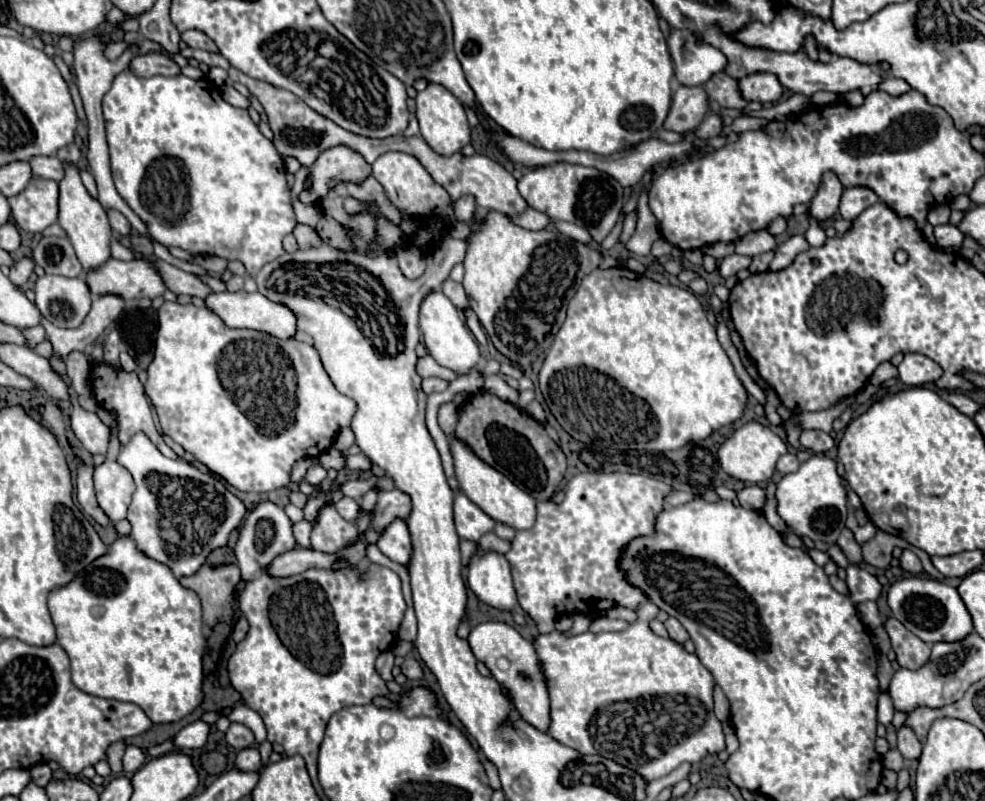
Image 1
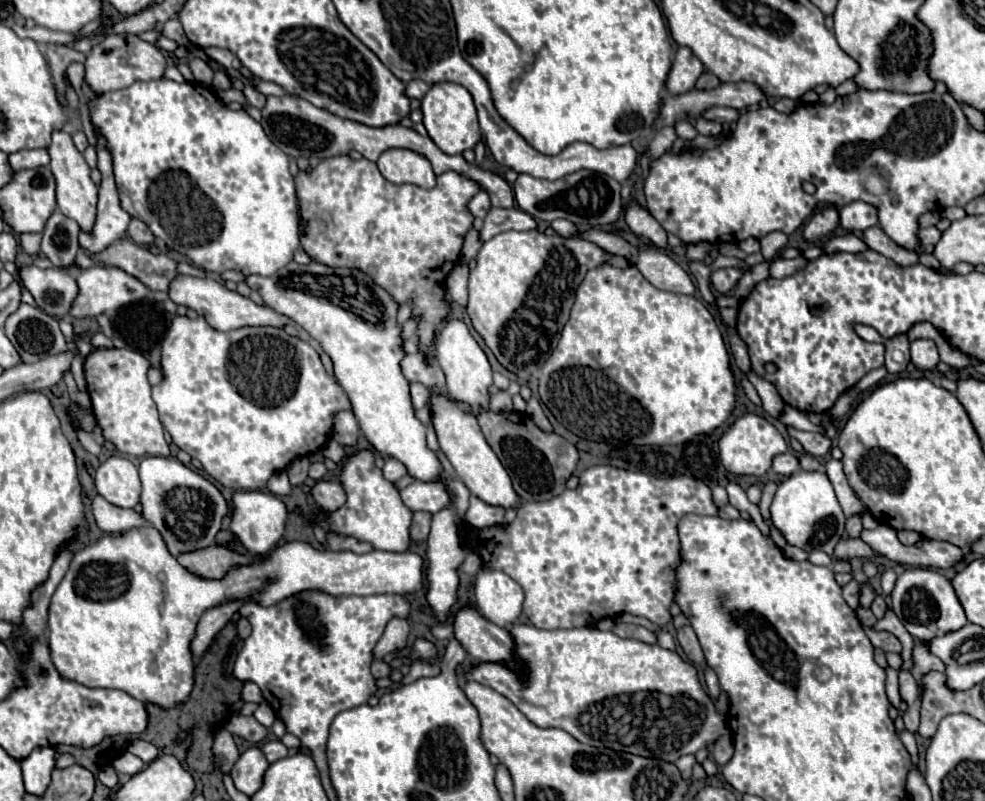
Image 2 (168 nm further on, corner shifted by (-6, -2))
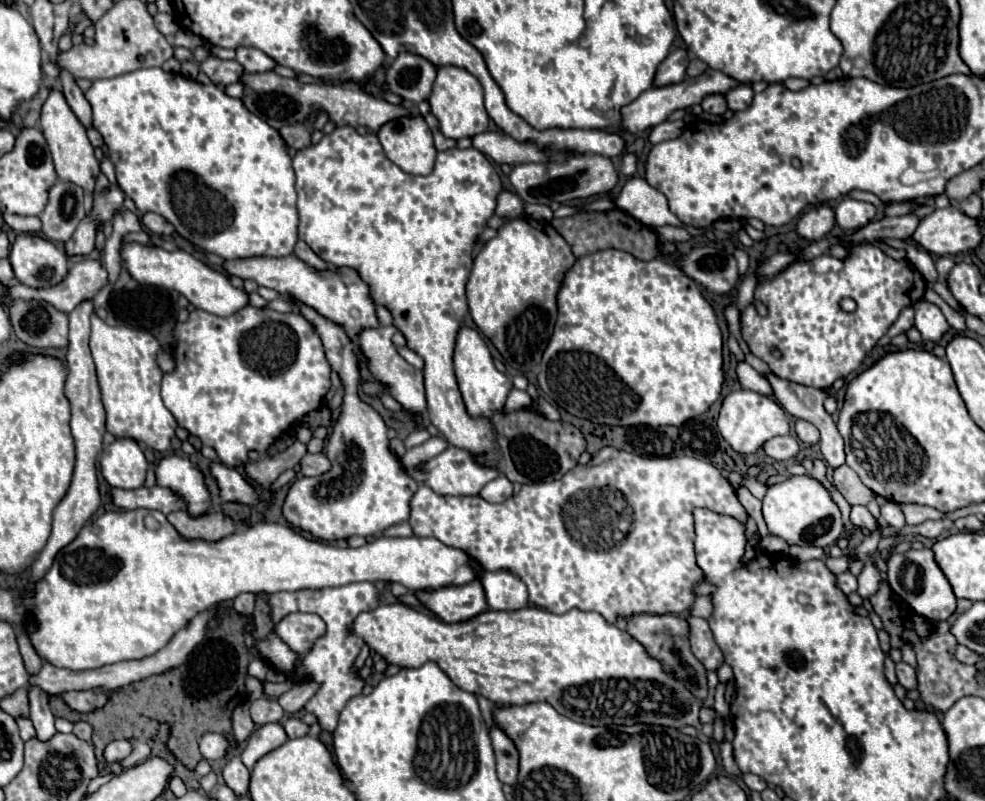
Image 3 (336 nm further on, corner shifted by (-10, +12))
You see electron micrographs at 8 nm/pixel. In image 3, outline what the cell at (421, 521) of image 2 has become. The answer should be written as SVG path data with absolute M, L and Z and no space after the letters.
M605 446L601 448L589 464L585 466L575 466L571 472L567 472L563 478L553 480L553 482L543 482L543 484L525 484L519 494L513 494L511 498L507 498L501 504L491 504L487 500L483 500L479 494L475 496L441 496L437 492L433 492L429 486L419 486L419 490L413 494L411 498L411 518L409 524L413 528L413 534L423 538L423 536L433 536L437 540L441 540L447 546L453 548L461 548L465 550L483 570L489 572L497 572L497 570L507 570L515 576L519 576L527 590L529 590L529 602L545 608L553 614L563 614L571 608L579 608L579 610L593 610L599 612L609 624L615 624L619 618L629 618L635 614L683 614L685 610L689 610L695 602L695 588L703 582L703 570L697 566L695 560L695 548L693 548L693 538L695 538L695 530L693 530L693 510L695 508L707 508L711 512L717 514L725 514L731 516L739 522L747 522L749 514L747 510L741 506L741 502L737 500L735 488L729 484L727 478L721 476L721 472L703 460L691 458L691 456L675 456L675 458L643 458L625 450L617 450L613 446Z

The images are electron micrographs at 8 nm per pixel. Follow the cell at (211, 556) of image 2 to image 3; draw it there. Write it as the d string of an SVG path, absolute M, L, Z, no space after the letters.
M177 510L177 512L167 514L167 520L185 538L221 540L223 536L229 536L235 532L233 520L217 510L209 510L203 516L189 516L187 510Z

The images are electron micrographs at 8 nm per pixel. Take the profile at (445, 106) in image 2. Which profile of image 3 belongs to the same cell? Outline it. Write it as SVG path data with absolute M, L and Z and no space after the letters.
M441 66L437 70L437 78L433 84L429 104L431 104L431 112L439 120L439 130L447 138L453 138L453 140L459 140L465 136L471 138L479 132L485 132L489 126L489 116L483 106L483 88L481 88L479 80L463 68Z

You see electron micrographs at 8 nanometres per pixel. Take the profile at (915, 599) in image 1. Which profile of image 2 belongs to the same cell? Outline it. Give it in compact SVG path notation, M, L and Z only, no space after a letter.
M911 568L905 570L893 588L891 594L893 610L913 638L933 640L947 632L955 632L967 624L965 610L951 586L951 582L931 568Z

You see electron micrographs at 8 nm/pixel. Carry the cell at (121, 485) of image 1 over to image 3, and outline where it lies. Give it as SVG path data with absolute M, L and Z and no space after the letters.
M131 438L115 440L101 454L101 474L113 488L141 488L147 466L143 450Z

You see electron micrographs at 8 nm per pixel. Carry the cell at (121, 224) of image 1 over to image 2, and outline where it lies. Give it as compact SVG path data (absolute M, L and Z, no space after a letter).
M131 218L129 226L127 226L127 236L139 246L149 246L153 242L153 238L155 238L151 234L151 230L143 222L139 222L137 218Z

